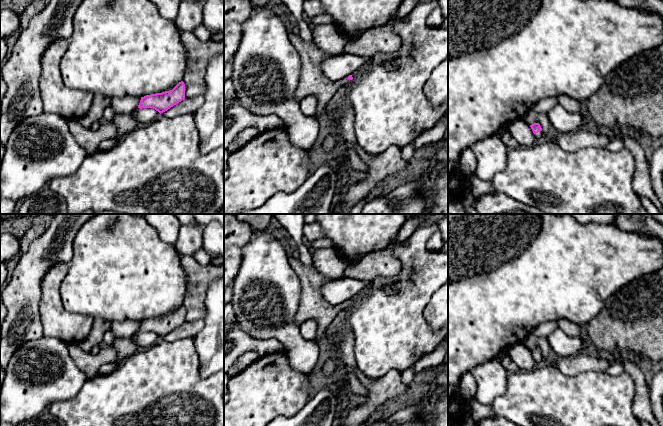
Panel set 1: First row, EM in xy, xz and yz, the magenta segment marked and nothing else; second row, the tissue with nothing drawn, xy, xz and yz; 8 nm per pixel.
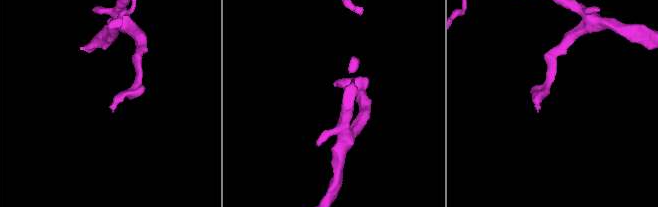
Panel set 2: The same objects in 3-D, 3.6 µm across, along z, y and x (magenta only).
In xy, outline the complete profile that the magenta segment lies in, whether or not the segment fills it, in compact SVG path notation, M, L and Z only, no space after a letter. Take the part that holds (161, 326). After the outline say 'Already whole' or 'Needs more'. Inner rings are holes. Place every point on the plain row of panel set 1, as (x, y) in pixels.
M179 306L172 314L141 321L138 332L153 332L160 338L185 323L185 308Z. Already whole

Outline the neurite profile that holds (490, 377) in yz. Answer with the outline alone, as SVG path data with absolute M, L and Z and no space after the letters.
M497 359L482 363L470 372L476 380L475 400L479 403L491 405L495 398L504 394L508 372Z

